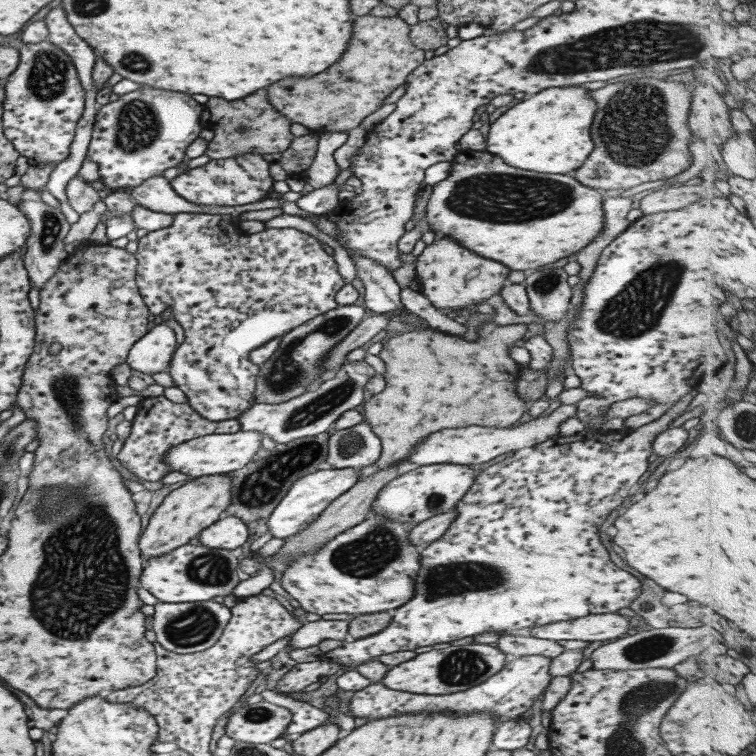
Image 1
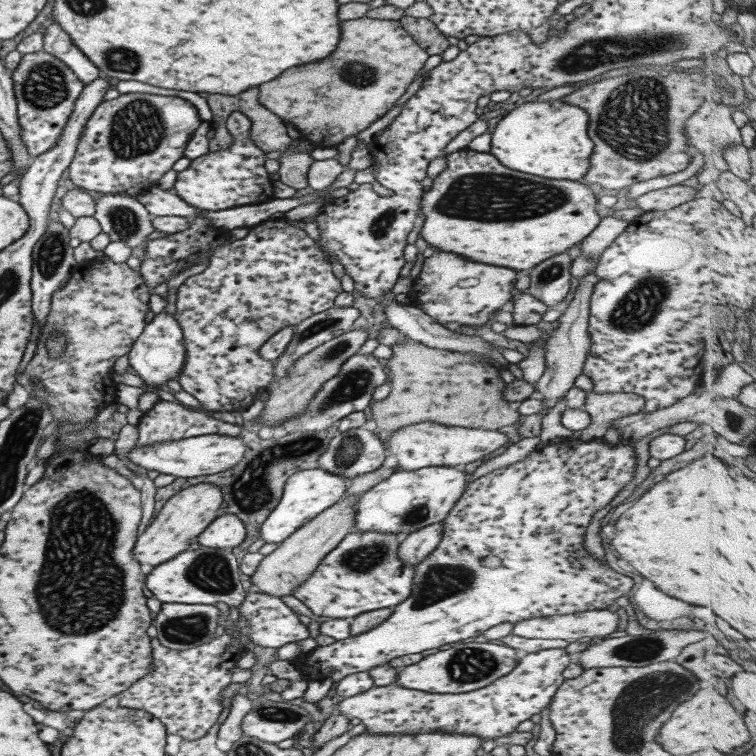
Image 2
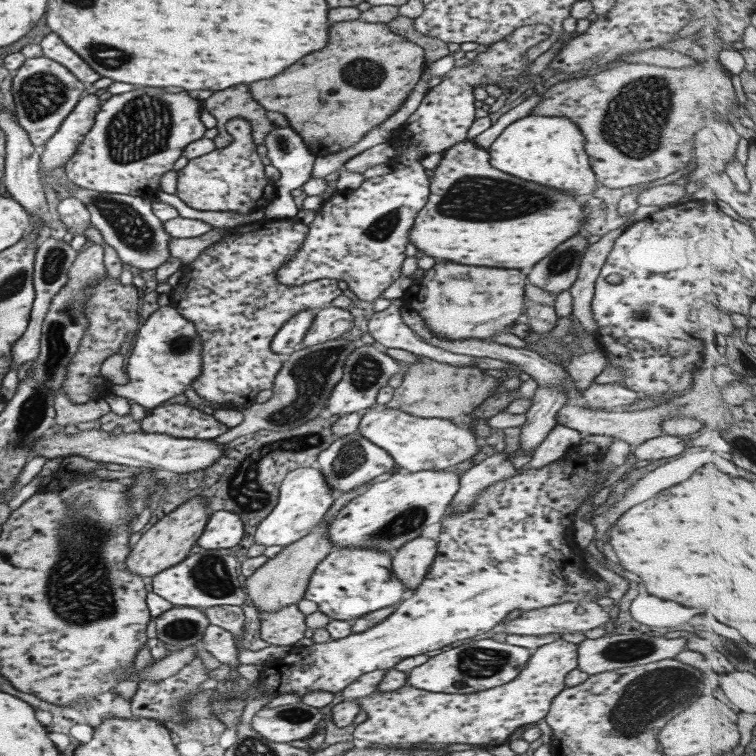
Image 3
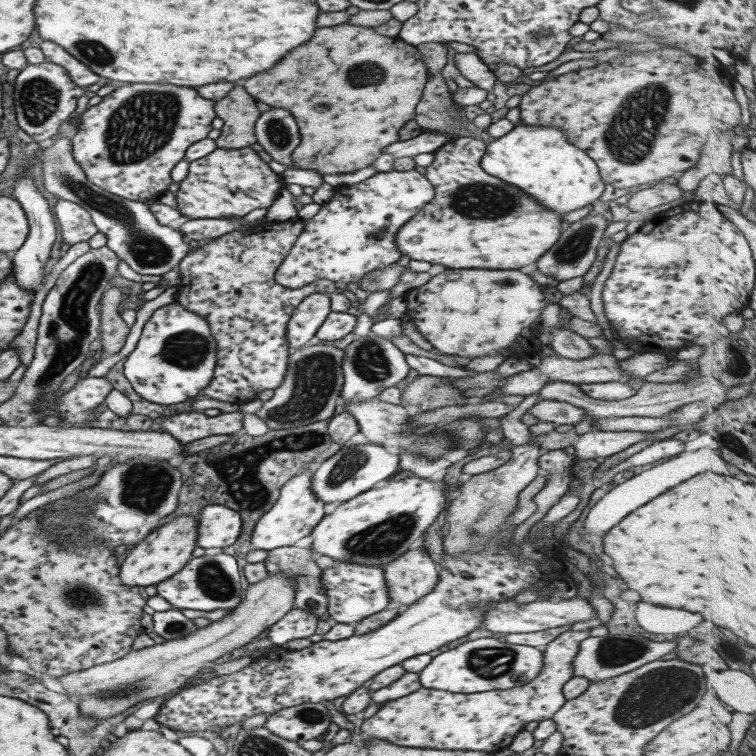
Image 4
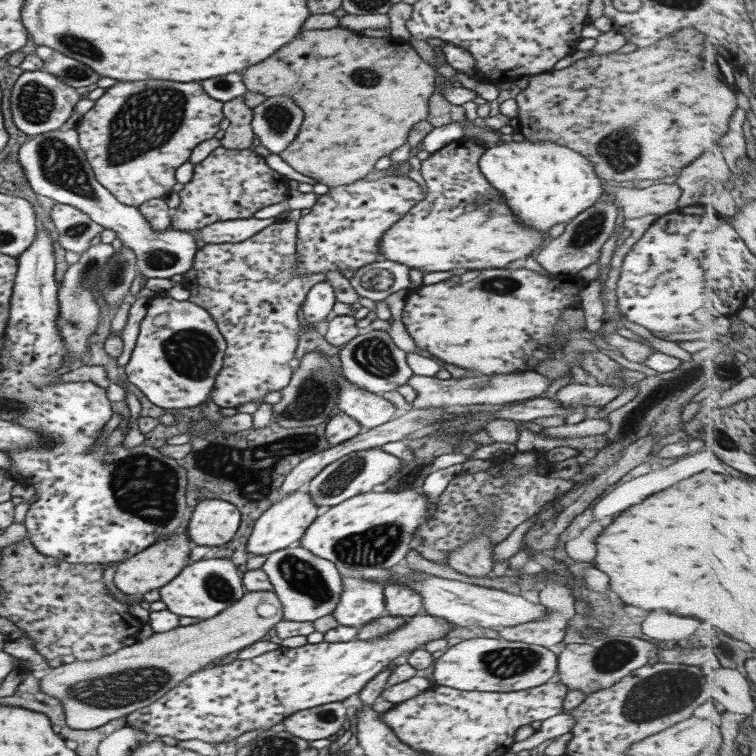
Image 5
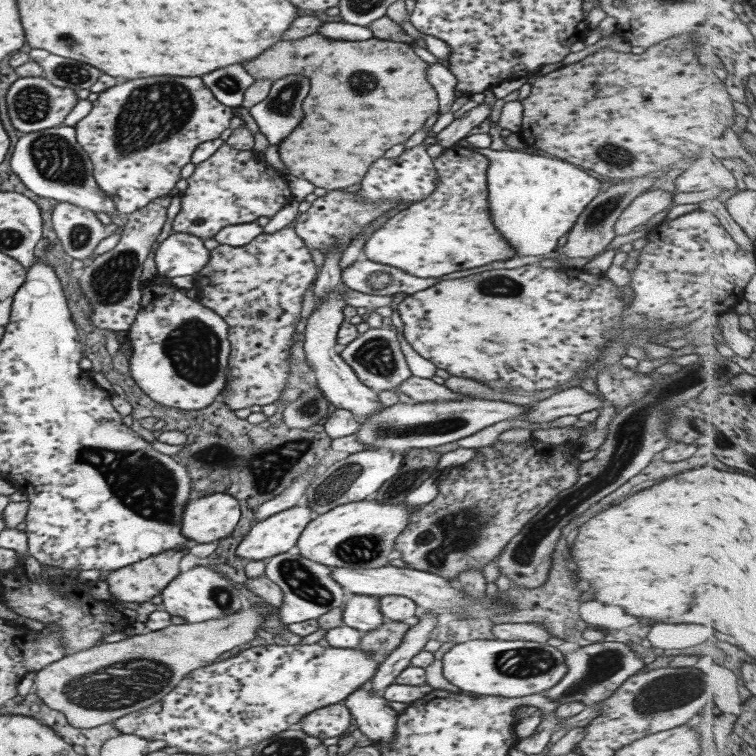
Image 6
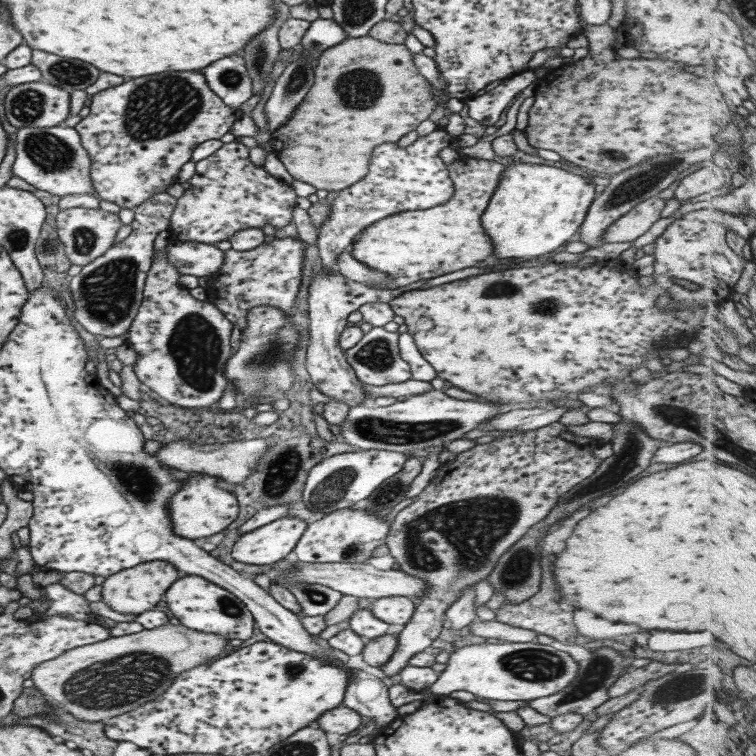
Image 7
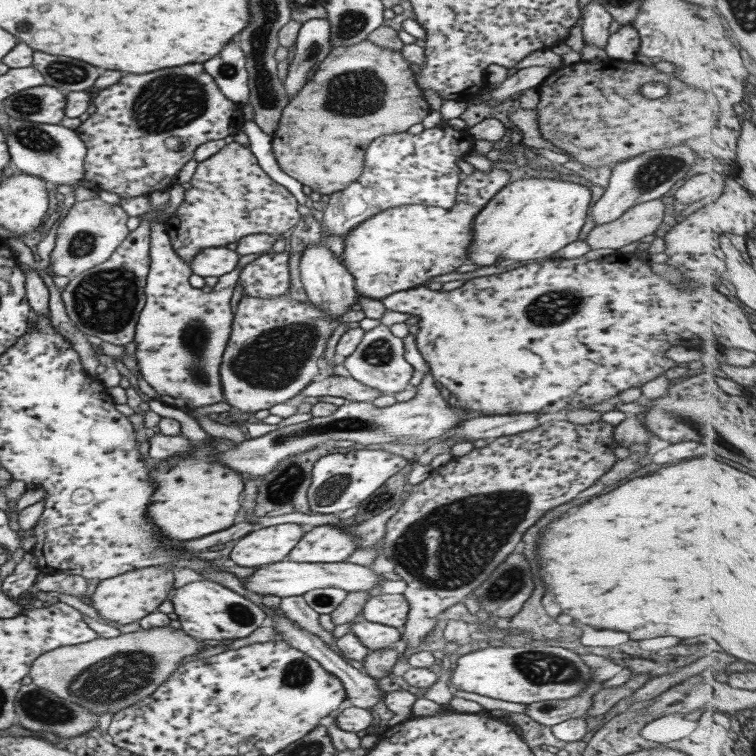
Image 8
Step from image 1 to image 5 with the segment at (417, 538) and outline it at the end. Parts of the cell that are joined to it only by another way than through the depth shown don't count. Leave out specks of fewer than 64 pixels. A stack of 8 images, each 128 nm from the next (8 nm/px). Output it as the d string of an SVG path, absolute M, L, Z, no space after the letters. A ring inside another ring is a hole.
M387 580L382 585L385 614L389 616L412 617L422 607L422 598L419 593L414 593L407 585L393 584Z

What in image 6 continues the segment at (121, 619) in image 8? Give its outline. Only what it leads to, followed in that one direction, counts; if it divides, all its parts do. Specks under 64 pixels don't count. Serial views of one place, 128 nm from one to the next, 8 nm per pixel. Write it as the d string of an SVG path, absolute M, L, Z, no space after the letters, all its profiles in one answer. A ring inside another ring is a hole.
M169 549L132 565L106 572L104 582L107 583L111 599L117 603L147 602L180 573L177 564L183 555L183 551Z

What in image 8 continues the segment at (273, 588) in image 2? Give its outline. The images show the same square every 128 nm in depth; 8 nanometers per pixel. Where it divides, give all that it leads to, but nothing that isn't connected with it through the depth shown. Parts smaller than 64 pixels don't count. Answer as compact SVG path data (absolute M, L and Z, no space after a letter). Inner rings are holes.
M169 625L138 629L135 632L121 633L112 638L97 637L89 642L59 646L38 656L28 667L28 676L37 688L51 692L64 701L89 708L91 712L105 714L117 712L126 706L131 706L149 696L174 670L181 664L181 658L195 656L201 652L205 644L181 629L173 629Z

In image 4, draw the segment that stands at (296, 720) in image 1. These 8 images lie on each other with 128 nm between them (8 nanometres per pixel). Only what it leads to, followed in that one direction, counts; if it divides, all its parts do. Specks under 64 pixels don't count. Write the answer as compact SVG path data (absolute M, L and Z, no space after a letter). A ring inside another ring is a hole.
M589 630L570 631L556 636L545 644L542 654L543 662L540 673L528 680L525 685L514 686L505 690L487 690L485 694L451 693L447 690L433 690L418 688L407 696L378 703L378 710L367 719L362 719L358 725L358 732L365 738L380 738L397 746L409 748L435 748L435 750L483 750L486 753L495 753L507 748L517 732L521 731L527 722L541 722L550 719L566 701L562 688L572 677L572 660L577 654L578 644L589 637Z

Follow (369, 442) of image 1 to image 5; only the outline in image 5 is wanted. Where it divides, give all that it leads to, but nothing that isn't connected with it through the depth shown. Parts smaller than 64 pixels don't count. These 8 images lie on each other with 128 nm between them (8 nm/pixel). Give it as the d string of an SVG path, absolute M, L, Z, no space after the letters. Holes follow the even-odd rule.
M377 447L349 452L349 454L337 458L337 460L322 468L305 484L304 489L315 506L335 506L341 501L354 497L356 494L371 491L375 484L381 484L391 478L401 466L401 460Z

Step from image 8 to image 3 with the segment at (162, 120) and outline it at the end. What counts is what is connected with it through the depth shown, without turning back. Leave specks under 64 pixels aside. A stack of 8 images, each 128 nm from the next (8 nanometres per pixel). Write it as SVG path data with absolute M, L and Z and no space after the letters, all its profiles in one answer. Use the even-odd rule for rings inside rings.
M134 88L107 98L99 105L91 128L85 133L73 156L63 164L67 180L79 188L95 190L98 193L151 198L159 191L161 175L172 168L190 142L203 136L206 128L199 119L199 103L201 101L189 98L187 92L168 94L159 88Z

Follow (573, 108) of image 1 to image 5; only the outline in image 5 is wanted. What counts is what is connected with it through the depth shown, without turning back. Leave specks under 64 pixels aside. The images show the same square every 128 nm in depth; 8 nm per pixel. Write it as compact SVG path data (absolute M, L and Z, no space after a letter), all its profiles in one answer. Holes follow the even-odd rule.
M514 135L506 138L505 143L486 147L478 158L478 167L486 181L507 200L513 214L517 214L523 224L545 236L553 224L571 220L605 196L592 164L578 152L551 141L530 141Z

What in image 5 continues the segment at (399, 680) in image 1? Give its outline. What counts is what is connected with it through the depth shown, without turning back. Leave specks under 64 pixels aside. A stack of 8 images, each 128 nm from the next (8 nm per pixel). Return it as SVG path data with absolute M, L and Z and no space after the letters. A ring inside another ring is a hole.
M501 637L472 638L446 648L444 653L435 659L432 682L435 686L467 691L508 693L532 689L544 685L555 678L557 657L547 648L524 642L507 642Z

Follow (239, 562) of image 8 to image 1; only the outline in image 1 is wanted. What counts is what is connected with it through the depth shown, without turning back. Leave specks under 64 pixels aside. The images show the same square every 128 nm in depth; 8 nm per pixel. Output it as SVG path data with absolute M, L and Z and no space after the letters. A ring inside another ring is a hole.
M329 468L315 470L311 474L298 478L268 516L265 524L268 532L273 538L282 539L301 532L329 506L330 502L333 502L334 498L340 497L358 481L358 471L357 469Z

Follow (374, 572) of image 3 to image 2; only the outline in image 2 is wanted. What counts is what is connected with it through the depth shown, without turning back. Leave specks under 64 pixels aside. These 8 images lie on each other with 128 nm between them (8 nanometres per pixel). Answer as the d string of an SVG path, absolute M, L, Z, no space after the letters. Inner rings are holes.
M352 530L330 550L292 595L315 616L352 619L358 614L380 608L393 608L411 592L414 568L397 556L399 535Z

